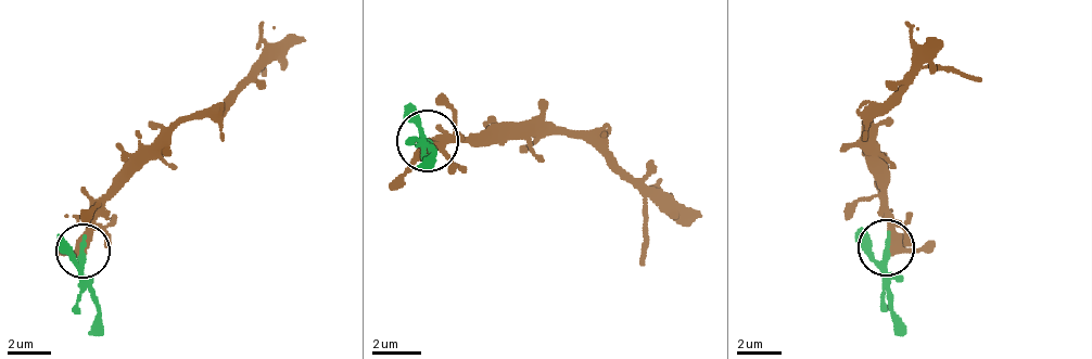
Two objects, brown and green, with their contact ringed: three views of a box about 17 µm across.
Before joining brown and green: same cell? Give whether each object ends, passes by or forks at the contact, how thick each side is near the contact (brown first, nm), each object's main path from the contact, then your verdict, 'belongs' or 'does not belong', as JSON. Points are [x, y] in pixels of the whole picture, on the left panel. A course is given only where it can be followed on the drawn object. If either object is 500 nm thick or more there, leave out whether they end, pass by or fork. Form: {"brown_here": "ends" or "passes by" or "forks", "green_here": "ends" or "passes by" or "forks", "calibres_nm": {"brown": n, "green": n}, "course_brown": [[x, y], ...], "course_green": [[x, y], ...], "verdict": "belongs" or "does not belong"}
{"brown_here": "passes by", "green_here": "passes by", "calibres_nm": {"brown": 440, "green": 220}, "course_brown": [[85, 253], [85, 220], [254, 66], [267, 75]], "course_green": [[85, 253], [96, 322], [87, 333]], "verdict": "belongs"}

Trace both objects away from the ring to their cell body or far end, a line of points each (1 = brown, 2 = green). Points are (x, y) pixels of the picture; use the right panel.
1: (887, 248), (887, 215), (871, 115), (924, 68), (979, 79)
2: (887, 248), (891, 322), (903, 332)

